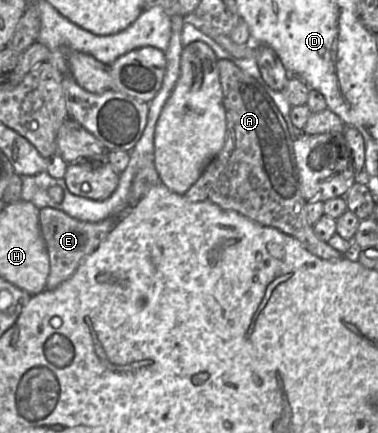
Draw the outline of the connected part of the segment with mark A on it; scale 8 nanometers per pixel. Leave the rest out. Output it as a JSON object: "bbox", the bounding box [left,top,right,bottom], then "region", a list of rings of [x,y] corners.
{"bbox":[184,59,343,259],"region":[[[218,59],[217,66],[226,114],[225,144],[184,197],[191,202],[215,203],[260,225],[276,228],[296,238],[309,252],[322,259],[343,257],[315,235],[307,219],[307,201],[300,189],[293,141],[276,104],[255,78],[232,61]]]}

